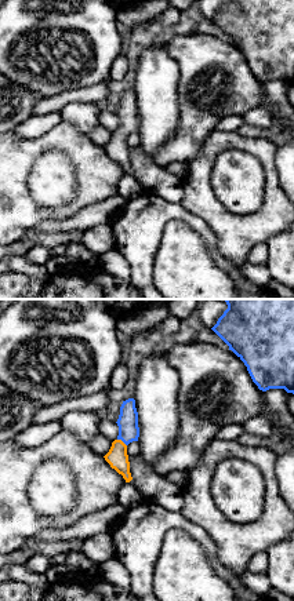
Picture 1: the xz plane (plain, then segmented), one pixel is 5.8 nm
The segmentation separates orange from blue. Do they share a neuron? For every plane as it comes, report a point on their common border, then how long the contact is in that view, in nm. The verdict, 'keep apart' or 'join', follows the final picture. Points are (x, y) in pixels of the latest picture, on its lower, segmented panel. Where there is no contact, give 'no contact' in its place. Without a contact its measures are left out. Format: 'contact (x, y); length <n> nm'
contact (122, 441); length 70 nm

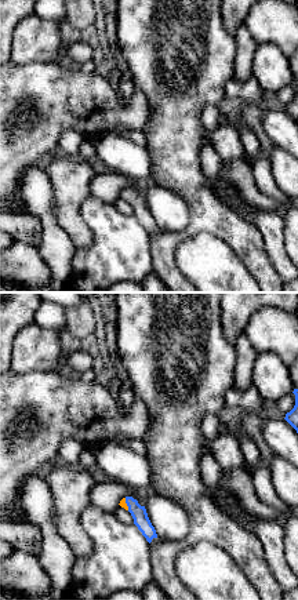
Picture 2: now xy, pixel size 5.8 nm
contact (126, 504); length 80 nm

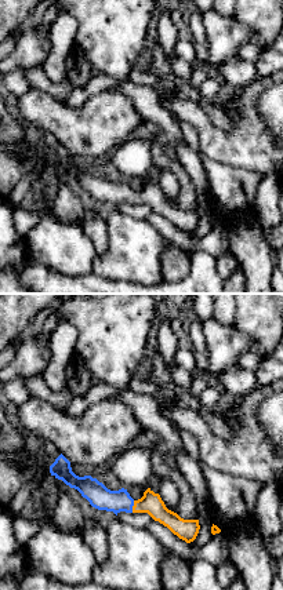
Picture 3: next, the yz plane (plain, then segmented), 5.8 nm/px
contact (133, 506); length 70 nm

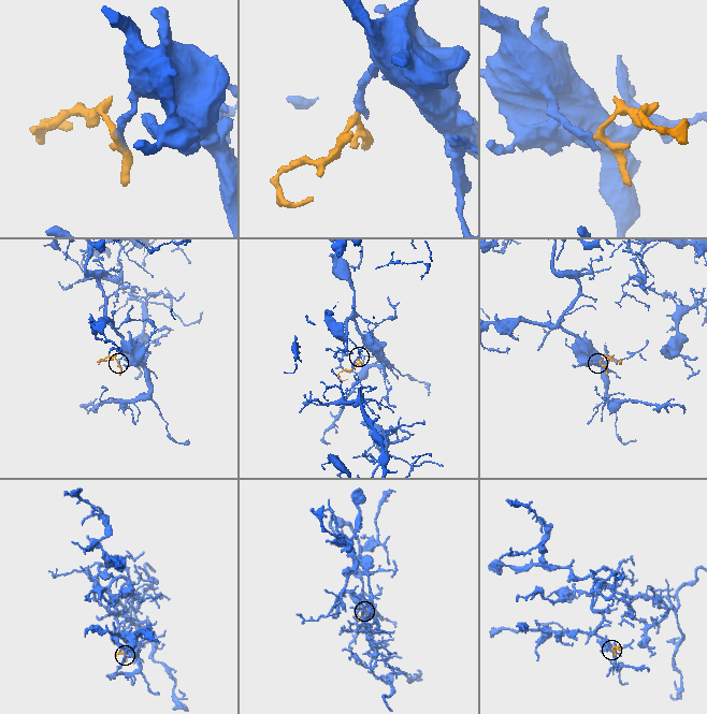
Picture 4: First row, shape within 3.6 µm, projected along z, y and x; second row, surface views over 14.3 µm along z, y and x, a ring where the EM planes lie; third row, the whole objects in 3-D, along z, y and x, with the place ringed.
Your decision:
join

